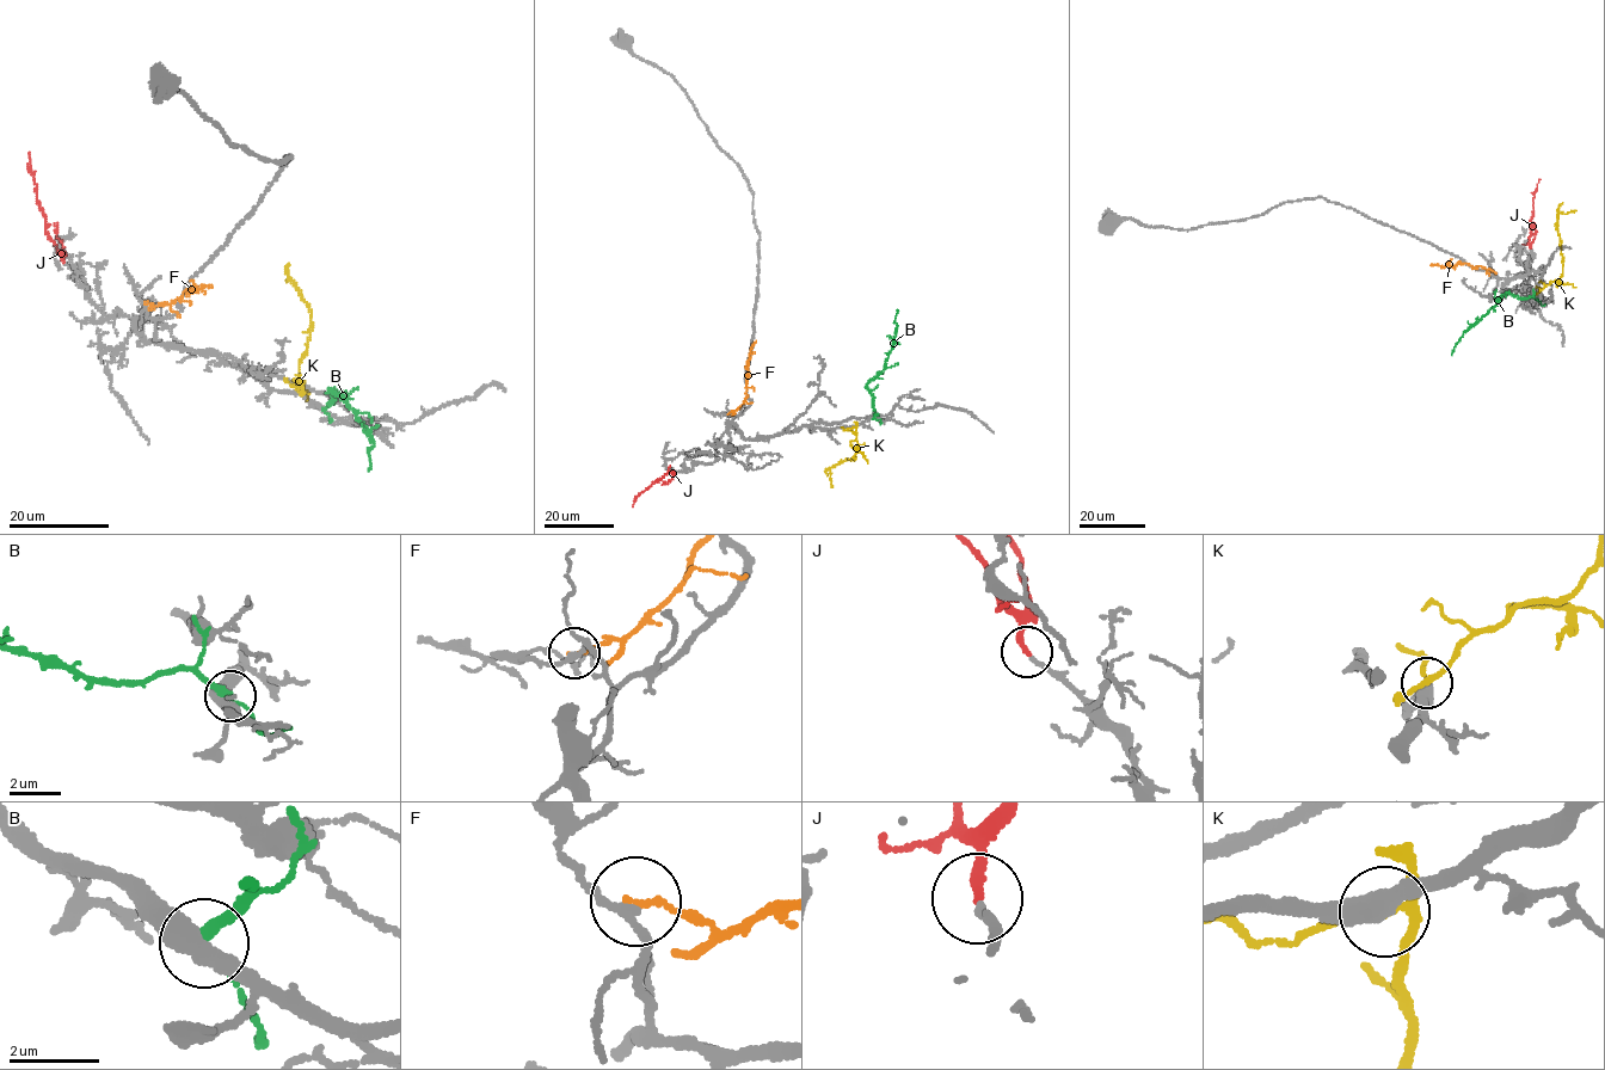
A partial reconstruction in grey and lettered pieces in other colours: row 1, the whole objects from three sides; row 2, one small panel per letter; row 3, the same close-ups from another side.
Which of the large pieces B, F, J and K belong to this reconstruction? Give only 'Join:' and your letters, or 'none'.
Join: J

